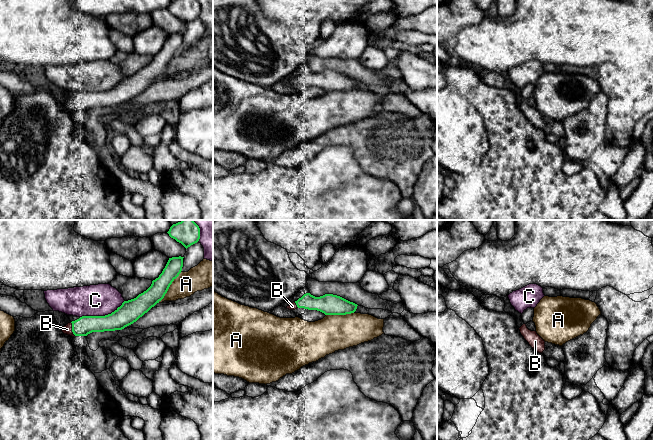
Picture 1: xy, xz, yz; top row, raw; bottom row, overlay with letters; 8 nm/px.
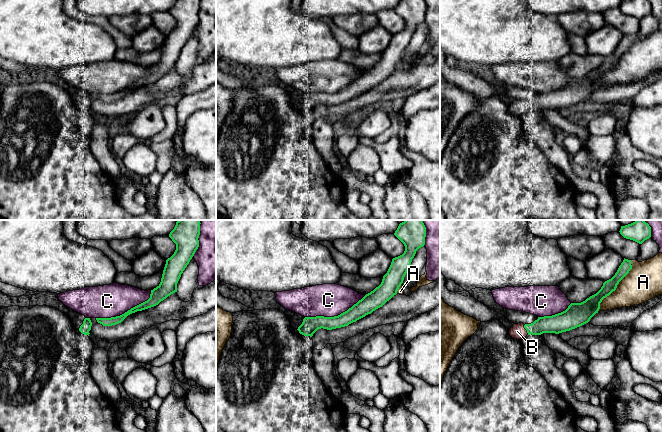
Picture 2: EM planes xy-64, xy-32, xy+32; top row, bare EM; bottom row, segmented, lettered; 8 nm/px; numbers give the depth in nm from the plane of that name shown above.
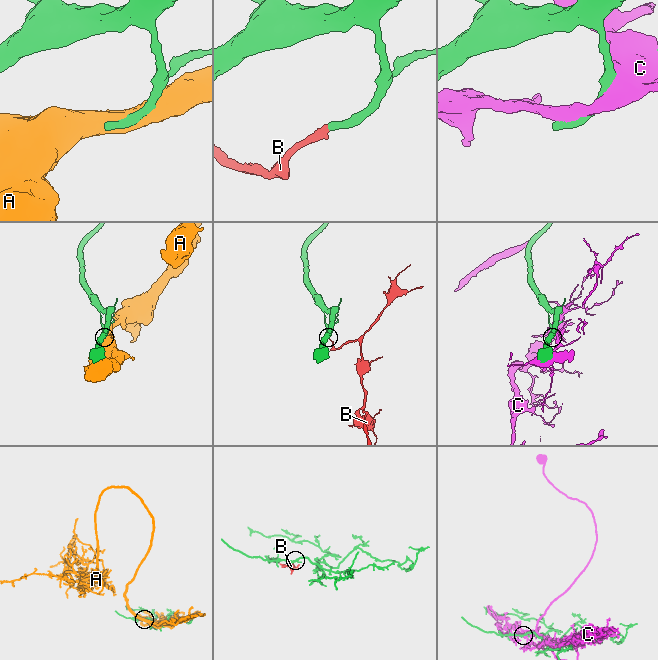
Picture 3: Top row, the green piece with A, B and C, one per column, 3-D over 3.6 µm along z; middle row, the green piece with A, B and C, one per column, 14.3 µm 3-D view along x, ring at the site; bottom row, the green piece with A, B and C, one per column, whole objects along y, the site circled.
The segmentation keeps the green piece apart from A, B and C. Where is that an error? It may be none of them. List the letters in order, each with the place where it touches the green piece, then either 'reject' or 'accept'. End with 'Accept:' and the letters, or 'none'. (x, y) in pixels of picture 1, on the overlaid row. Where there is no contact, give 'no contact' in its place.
A: contact xy (169, 286); reject
B: contact xy (72, 329); accept
C: contact xy (102, 316); reject
Accept: B

